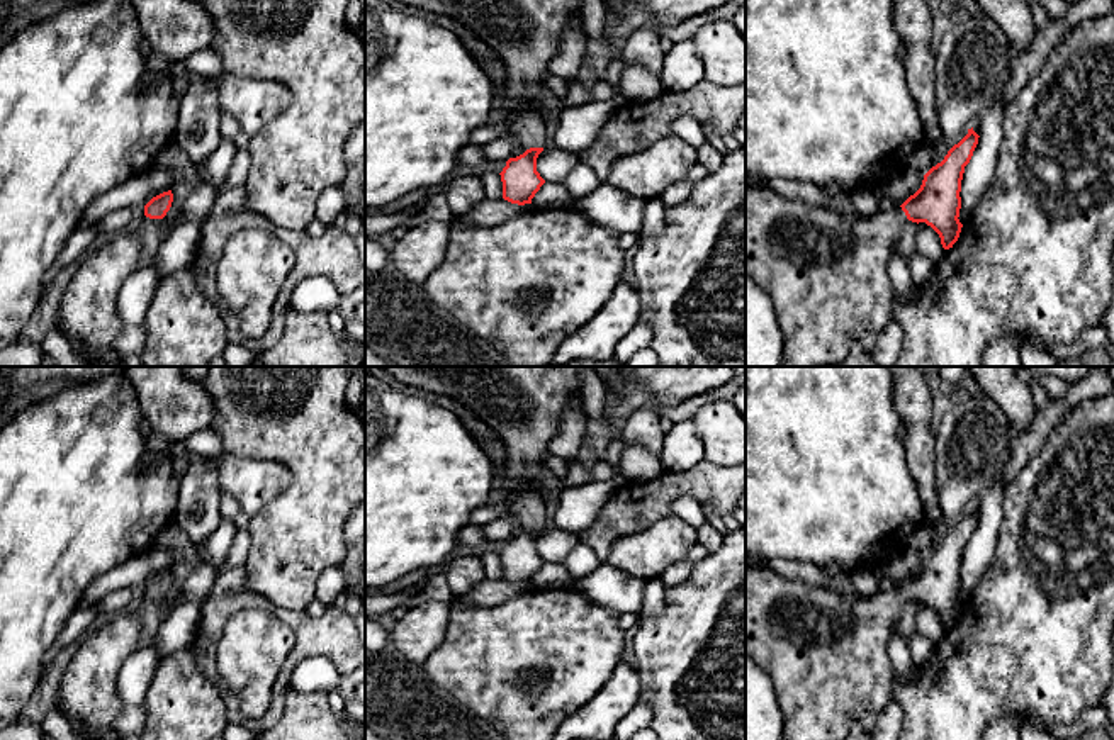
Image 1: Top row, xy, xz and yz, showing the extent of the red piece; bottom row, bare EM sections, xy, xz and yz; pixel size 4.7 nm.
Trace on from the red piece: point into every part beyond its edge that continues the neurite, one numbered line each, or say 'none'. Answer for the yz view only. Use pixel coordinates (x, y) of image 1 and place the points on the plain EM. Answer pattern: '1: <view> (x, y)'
1: yz (827, 654)

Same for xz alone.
1: xz (523, 404)

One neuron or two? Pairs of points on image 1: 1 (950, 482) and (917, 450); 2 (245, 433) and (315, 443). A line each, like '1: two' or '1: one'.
1: two
2: one

